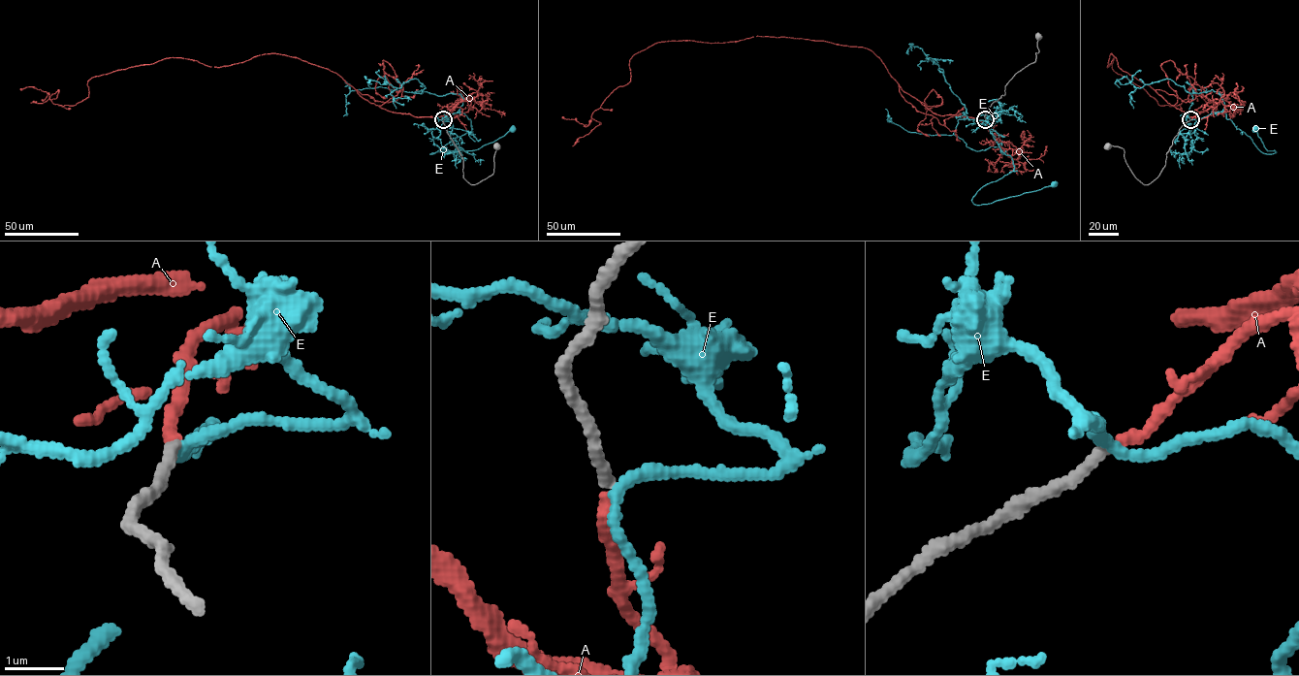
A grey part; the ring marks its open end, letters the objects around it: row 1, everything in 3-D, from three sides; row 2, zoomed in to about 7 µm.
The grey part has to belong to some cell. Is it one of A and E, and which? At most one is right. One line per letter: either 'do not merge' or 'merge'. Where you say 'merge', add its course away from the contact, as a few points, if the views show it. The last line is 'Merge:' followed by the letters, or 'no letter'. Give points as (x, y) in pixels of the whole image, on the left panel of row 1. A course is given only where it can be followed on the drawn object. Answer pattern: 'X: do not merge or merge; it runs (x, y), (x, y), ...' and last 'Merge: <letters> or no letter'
A: merge; it runs (443, 119), (274, 53), (169, 57), (92, 77), (74, 105), (30, 103)
E: do not merge
Merge: A

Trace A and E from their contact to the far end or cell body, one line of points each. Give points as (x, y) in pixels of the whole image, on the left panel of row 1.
A: (443, 119), (274, 53), (169, 57), (92, 77), (74, 105), (30, 103)
E: (443, 119), (461, 112), (471, 121), (472, 129), (429, 153), (476, 150), (513, 129)

